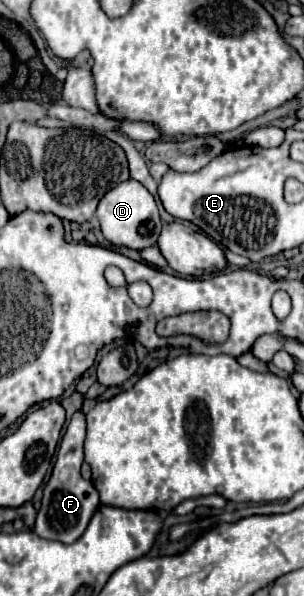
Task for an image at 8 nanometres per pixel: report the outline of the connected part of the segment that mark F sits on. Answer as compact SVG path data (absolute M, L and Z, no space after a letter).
M78 410L70 418L70 424L68 424L66 434L62 436L62 442L58 448L58 456L56 456L56 464L52 468L50 480L46 482L46 486L42 490L42 506L38 510L36 524L34 524L34 532L40 538L58 540L64 544L76 542L84 534L92 514L100 506L98 492L96 492L94 484L80 476L80 466L84 460L84 454L82 454L84 436L86 436L86 416L82 410Z

